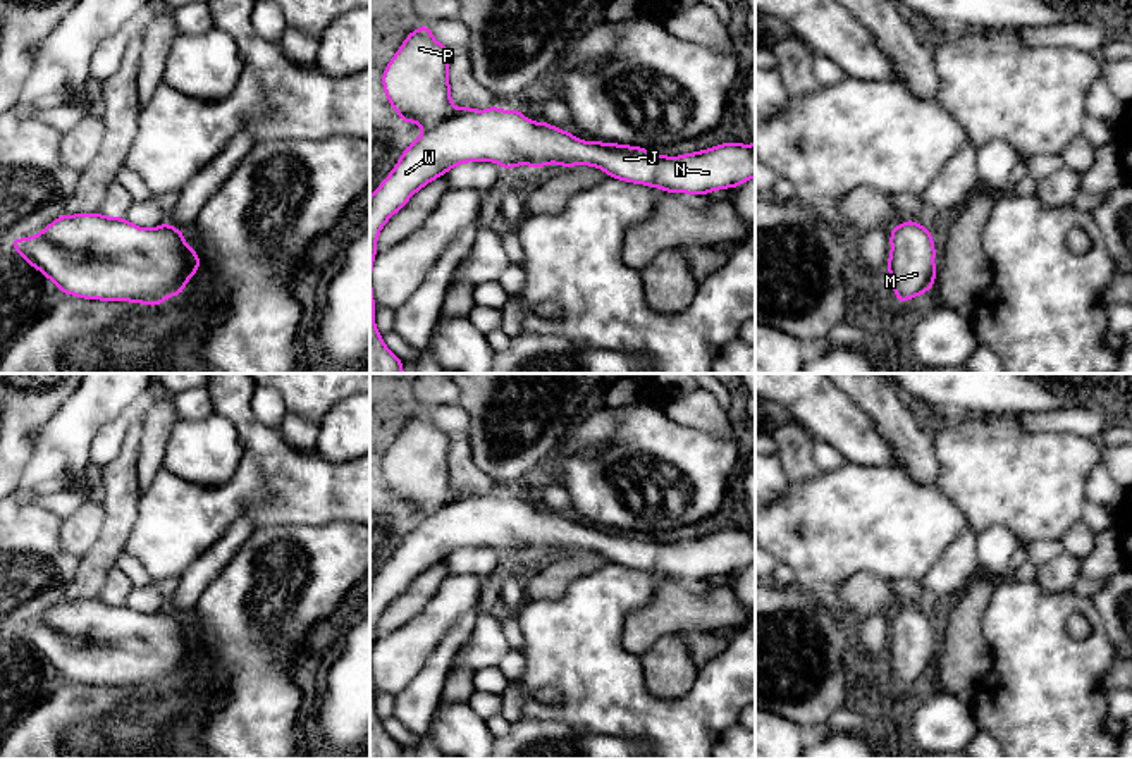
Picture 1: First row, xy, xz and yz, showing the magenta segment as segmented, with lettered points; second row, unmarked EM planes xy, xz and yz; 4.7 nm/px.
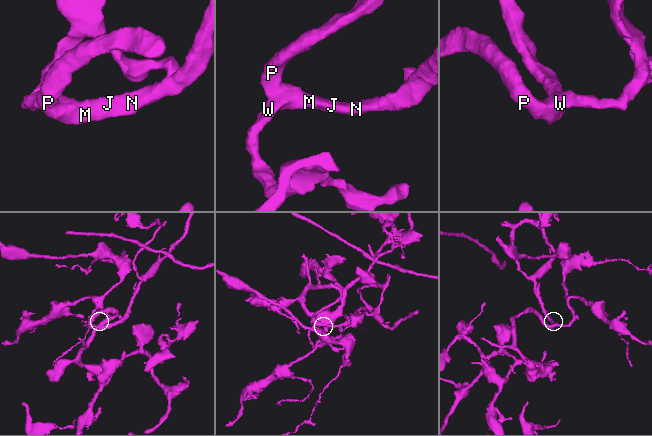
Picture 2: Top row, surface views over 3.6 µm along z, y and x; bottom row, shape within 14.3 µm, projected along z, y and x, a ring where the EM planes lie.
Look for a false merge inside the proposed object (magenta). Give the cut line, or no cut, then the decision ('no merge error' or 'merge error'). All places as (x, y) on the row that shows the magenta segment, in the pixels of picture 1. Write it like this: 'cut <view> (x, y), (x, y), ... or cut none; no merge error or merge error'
cut none; no merge error

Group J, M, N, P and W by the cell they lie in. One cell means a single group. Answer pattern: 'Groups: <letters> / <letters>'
Groups: J M N P W

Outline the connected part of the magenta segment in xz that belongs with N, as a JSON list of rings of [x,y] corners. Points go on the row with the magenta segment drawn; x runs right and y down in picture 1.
[[[423,22],[411,31],[382,74],[382,86],[389,105],[399,114],[401,126],[415,122],[425,131],[408,145],[401,158],[370,196],[370,373],[404,373],[403,361],[384,344],[375,327],[375,299],[372,289],[373,258],[378,253],[377,238],[387,220],[399,212],[408,200],[423,186],[442,177],[452,167],[466,162],[497,162],[502,170],[516,165],[540,169],[559,164],[563,169],[573,165],[599,167],[609,177],[633,184],[645,184],[666,193],[709,194],[726,188],[738,188],[755,177],[755,143],[740,145],[728,141],[714,148],[664,157],[650,153],[649,148],[618,143],[581,141],[569,131],[547,122],[526,119],[516,107],[499,110],[497,102],[487,110],[471,107],[456,108],[451,102],[449,86],[449,48],[439,43]]]

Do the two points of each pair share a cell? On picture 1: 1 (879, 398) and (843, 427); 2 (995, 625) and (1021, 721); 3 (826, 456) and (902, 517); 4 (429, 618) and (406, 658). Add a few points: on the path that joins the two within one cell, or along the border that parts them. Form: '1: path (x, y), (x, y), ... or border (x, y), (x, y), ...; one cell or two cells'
1: border (842, 391), (873, 422), (876, 432), (886, 443); two cells
2: path (1019, 649), (1021, 697); one cell
3: border (847, 462), (821, 472); two cells
4: path (427, 629), (408, 647); one cell

